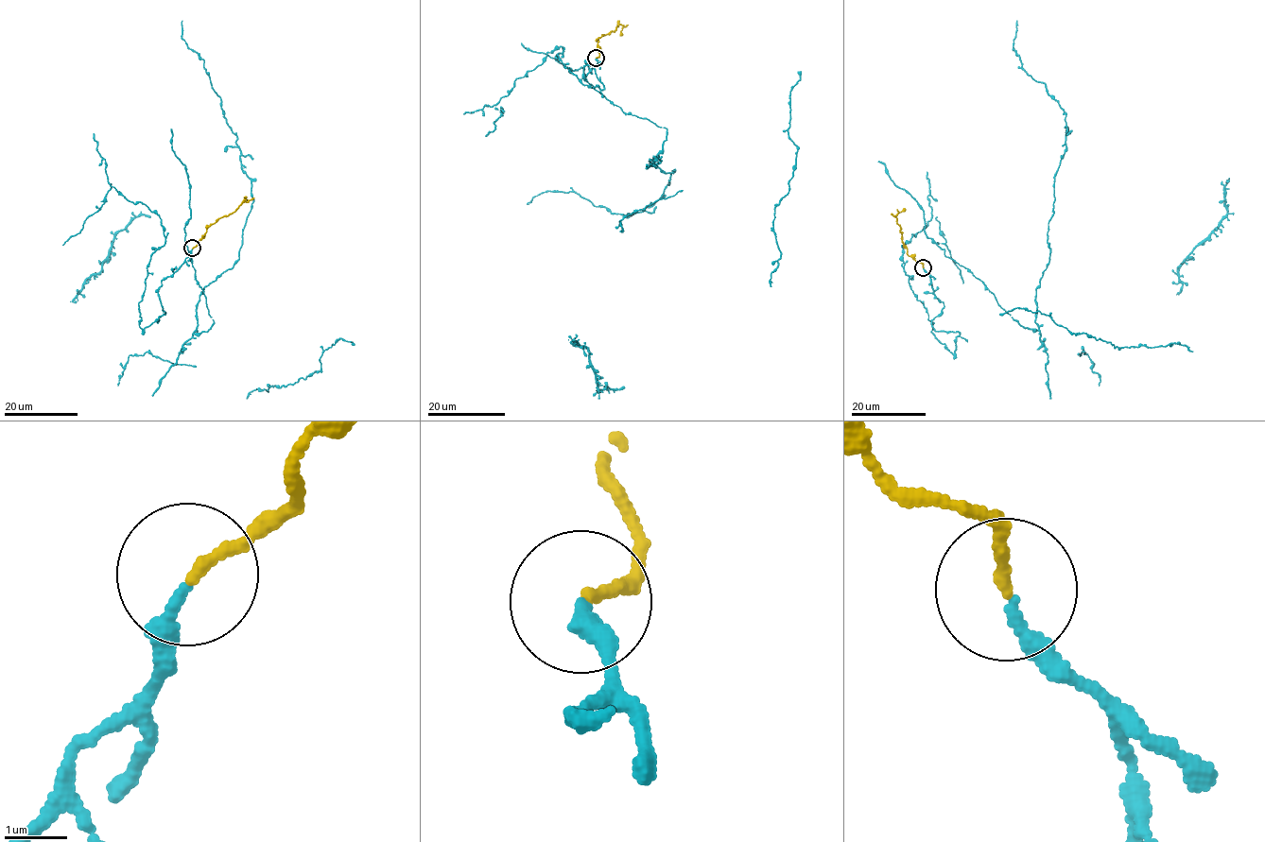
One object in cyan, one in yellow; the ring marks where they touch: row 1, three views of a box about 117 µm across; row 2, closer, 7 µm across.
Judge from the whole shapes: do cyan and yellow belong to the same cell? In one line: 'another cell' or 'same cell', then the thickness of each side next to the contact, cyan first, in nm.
same cell | 240/180 nm

